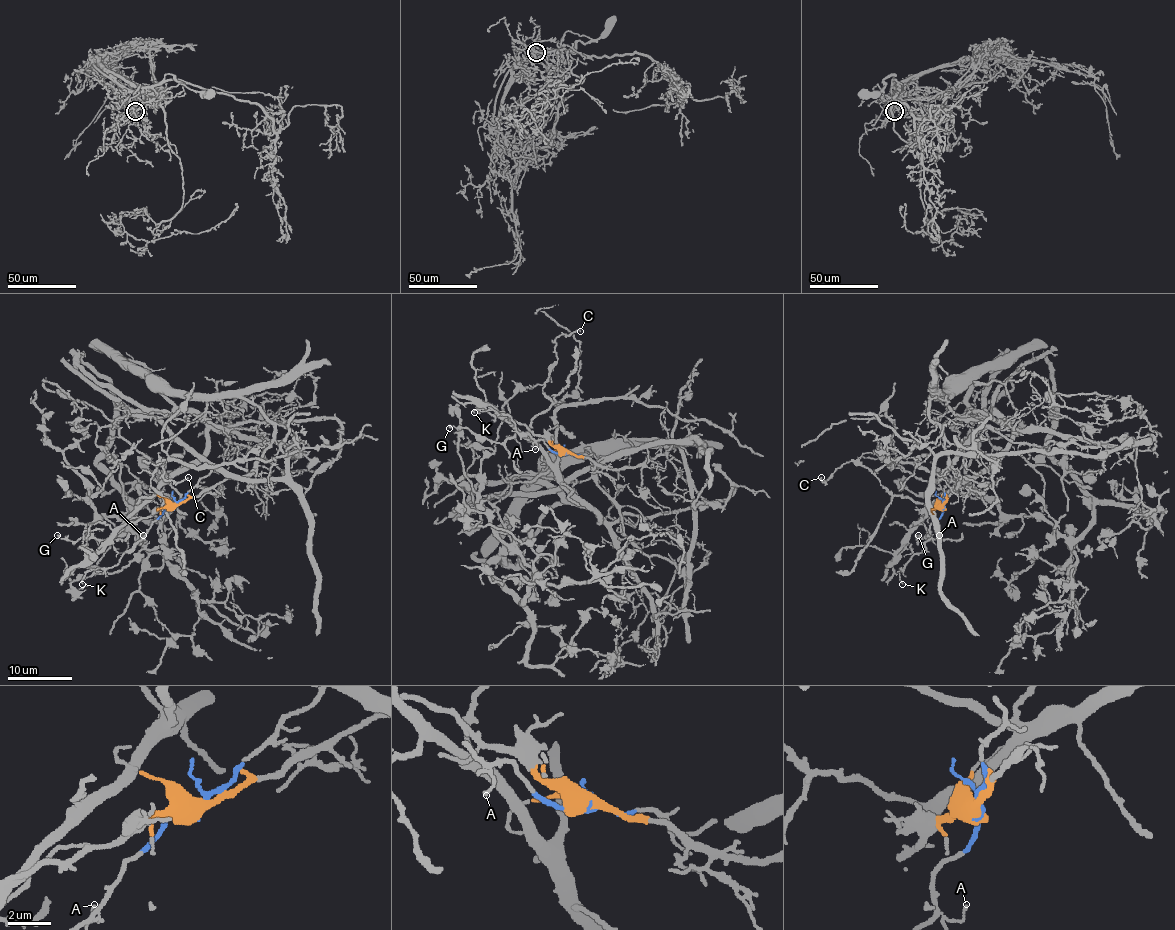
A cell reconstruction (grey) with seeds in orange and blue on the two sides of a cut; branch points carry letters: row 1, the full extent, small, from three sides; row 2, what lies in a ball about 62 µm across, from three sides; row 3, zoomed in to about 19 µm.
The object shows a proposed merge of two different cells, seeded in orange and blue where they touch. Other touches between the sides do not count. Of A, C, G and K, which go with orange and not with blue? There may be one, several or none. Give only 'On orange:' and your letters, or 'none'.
On orange: C, G

